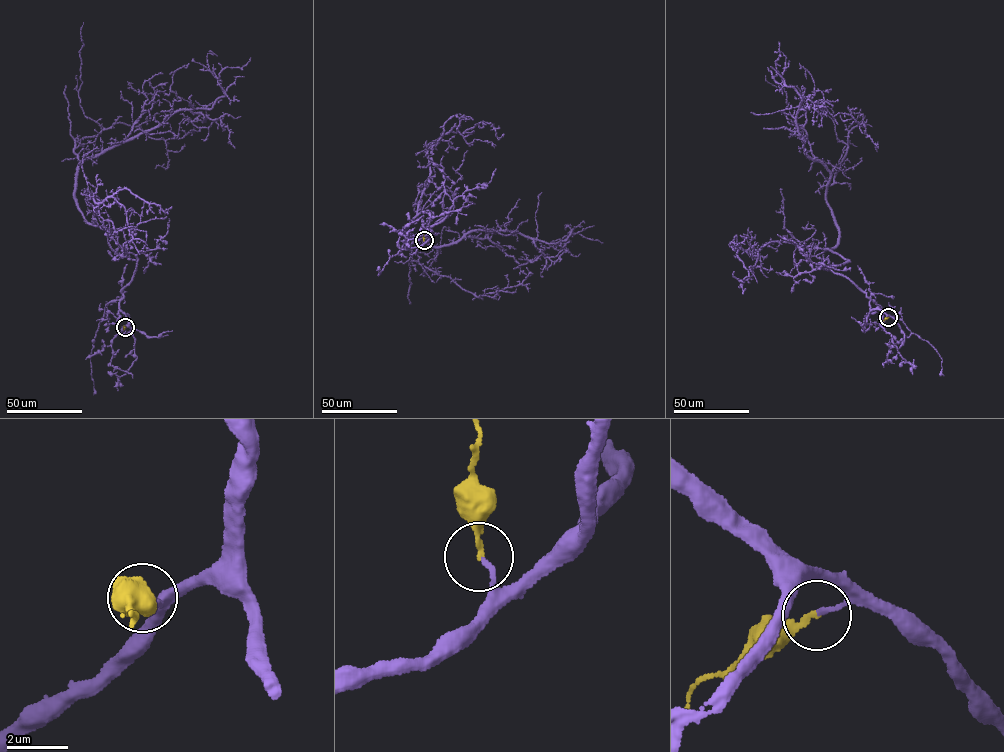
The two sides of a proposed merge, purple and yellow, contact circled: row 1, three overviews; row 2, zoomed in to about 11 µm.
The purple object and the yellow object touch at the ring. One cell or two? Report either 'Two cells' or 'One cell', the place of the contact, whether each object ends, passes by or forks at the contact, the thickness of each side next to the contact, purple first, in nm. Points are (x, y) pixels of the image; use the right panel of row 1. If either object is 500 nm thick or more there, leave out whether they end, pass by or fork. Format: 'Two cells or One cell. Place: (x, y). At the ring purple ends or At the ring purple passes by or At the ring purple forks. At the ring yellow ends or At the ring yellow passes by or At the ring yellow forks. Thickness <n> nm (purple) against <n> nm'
One cell. Place: (888, 317). At the ring purple ends. At the ring yellow ends. Thickness 140 nm (purple) against 170 nm

